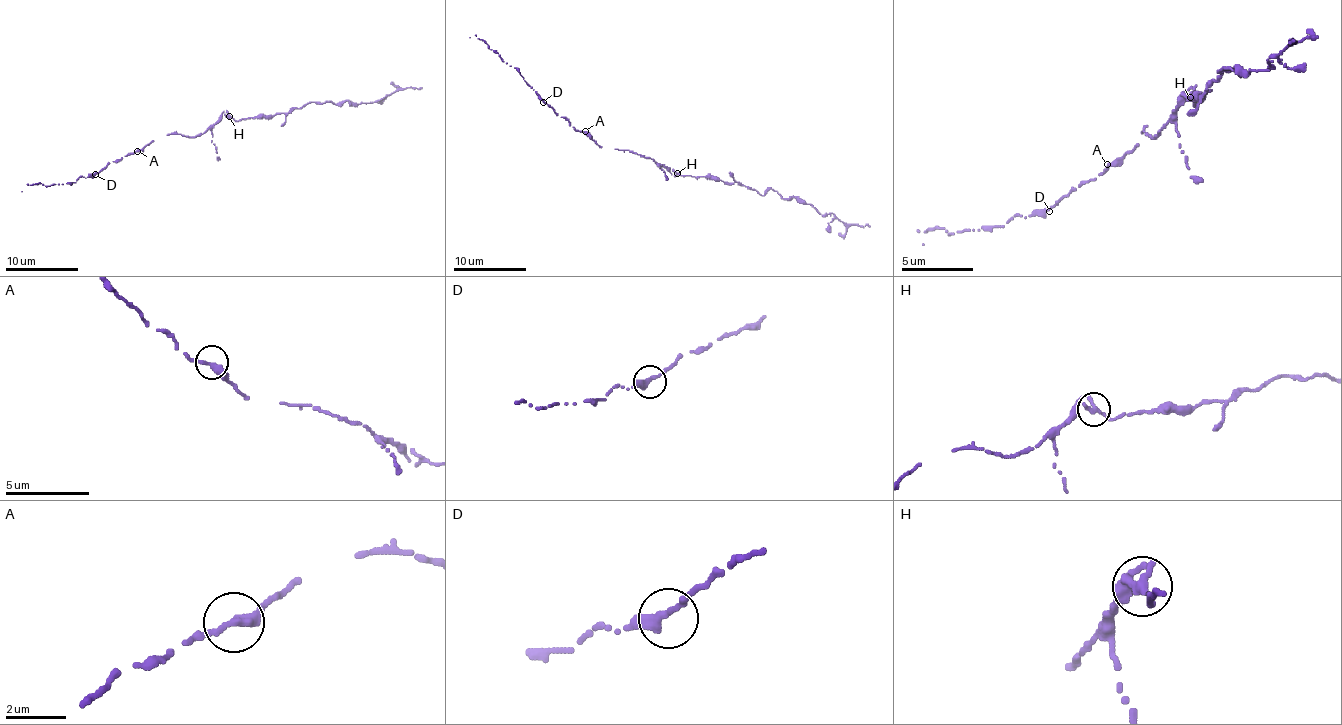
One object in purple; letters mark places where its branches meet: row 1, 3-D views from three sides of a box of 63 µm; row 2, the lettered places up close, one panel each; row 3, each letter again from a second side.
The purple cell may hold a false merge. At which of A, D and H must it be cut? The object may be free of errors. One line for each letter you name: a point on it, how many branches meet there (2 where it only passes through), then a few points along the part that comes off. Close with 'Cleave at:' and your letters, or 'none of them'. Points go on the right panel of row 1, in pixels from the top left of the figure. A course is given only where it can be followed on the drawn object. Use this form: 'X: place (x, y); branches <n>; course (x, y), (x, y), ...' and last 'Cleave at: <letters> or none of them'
Cleave at: none of them

